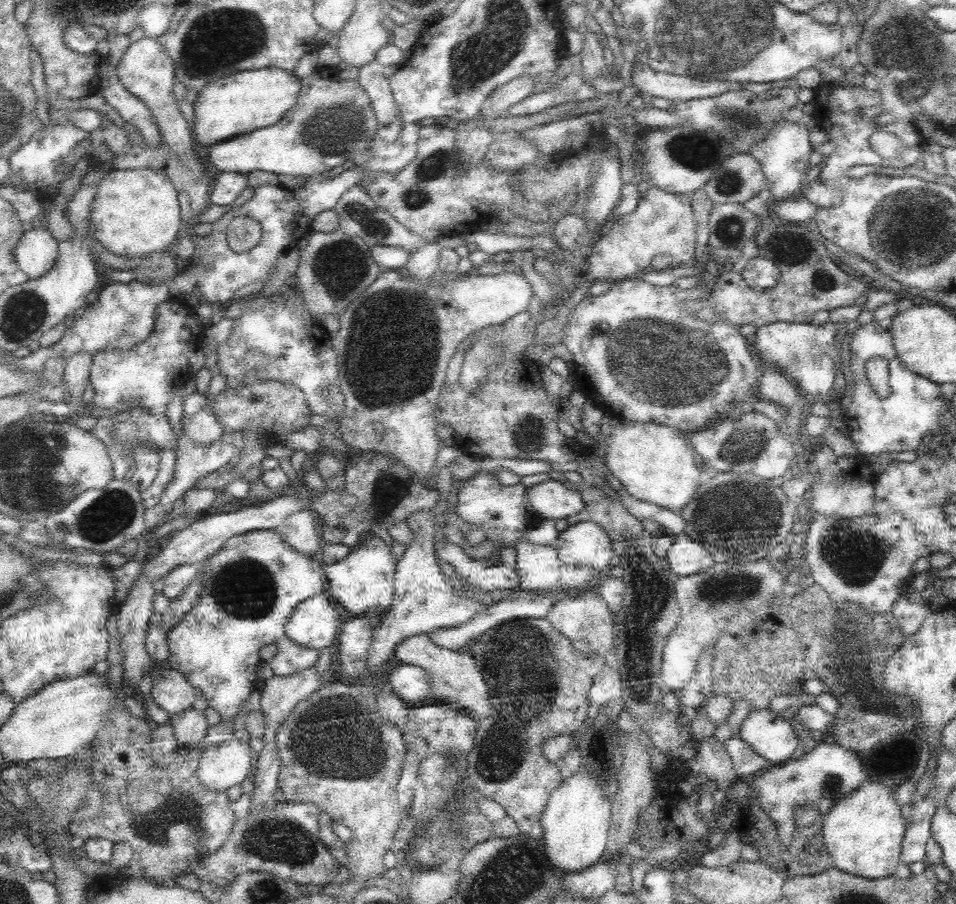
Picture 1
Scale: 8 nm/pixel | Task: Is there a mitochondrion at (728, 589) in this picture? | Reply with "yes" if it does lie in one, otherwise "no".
yes

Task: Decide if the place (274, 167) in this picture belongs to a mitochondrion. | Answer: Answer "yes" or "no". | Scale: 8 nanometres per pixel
no

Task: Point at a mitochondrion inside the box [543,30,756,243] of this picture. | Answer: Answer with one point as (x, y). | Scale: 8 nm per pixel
(699, 151)

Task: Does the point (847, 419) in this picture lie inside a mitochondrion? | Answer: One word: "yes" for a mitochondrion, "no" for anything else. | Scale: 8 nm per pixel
no

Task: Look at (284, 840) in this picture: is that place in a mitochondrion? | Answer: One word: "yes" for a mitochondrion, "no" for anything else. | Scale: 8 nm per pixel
yes

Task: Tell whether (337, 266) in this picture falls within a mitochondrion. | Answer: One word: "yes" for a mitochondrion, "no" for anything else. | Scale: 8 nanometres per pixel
yes

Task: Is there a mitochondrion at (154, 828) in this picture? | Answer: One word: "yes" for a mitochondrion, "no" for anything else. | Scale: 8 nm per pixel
yes

